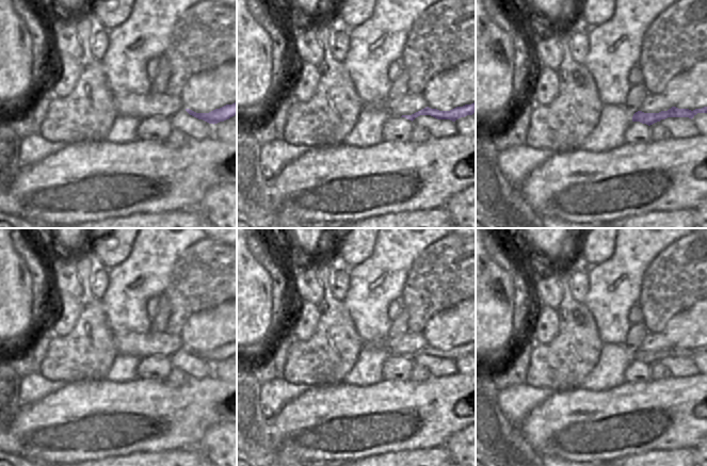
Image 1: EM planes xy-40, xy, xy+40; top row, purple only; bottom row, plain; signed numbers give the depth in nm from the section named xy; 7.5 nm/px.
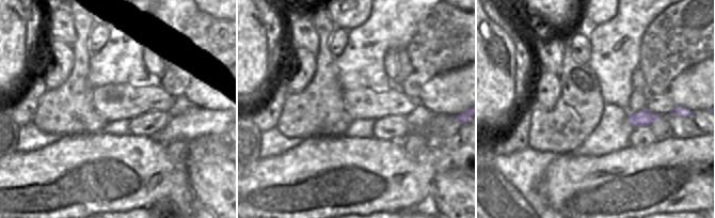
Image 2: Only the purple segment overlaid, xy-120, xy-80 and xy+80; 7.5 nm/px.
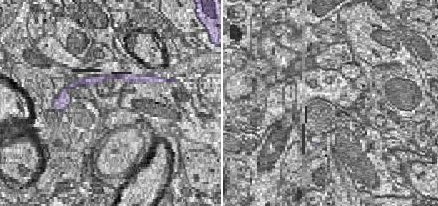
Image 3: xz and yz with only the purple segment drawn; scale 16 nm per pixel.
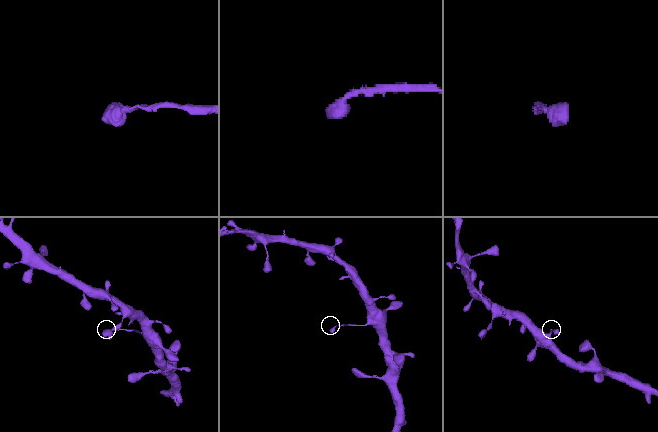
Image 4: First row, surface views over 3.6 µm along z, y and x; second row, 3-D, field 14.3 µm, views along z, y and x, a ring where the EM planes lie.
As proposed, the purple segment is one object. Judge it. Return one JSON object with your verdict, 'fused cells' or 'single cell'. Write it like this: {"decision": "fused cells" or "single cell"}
{"decision": "single cell"}

